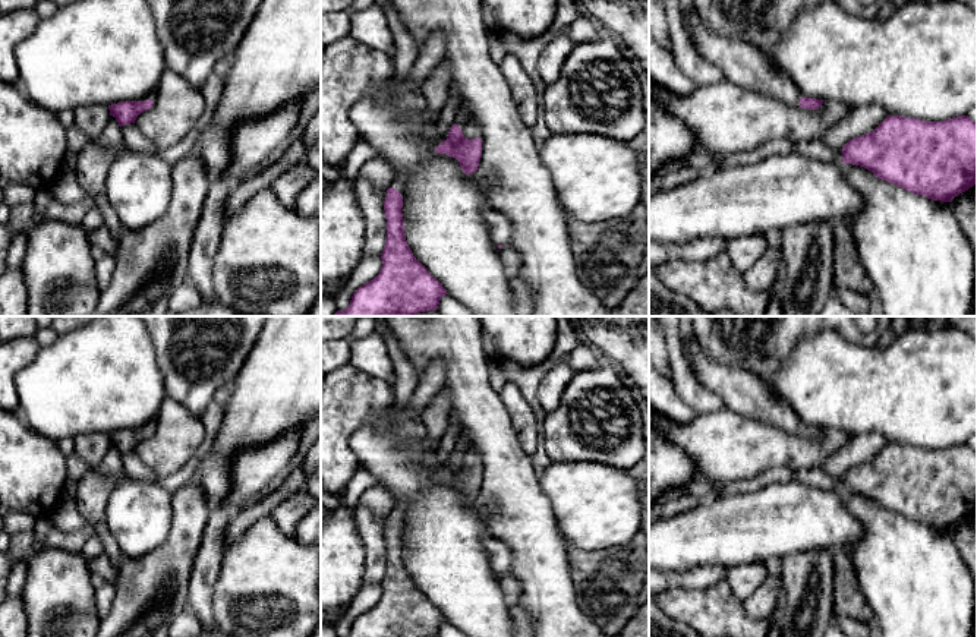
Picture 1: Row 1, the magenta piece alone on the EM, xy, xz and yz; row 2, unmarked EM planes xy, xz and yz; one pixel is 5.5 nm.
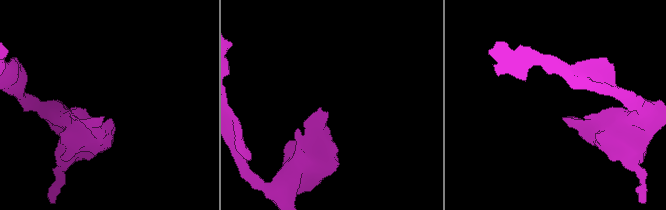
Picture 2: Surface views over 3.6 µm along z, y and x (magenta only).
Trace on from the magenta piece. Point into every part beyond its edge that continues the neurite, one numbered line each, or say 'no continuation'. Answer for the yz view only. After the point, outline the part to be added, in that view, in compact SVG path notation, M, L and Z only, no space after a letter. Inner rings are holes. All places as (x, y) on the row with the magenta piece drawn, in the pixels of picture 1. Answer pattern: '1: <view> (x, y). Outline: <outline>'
1: yz (743, 65). Outline: M694 7L688 13L688 25L697 54L715 64L724 79L787 104L800 103L801 91L784 72L769 64L763 51L743 41L715 35L702 23Z

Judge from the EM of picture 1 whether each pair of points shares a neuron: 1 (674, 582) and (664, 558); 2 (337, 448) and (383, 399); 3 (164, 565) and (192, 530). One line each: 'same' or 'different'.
1: different
2: same
3: same

